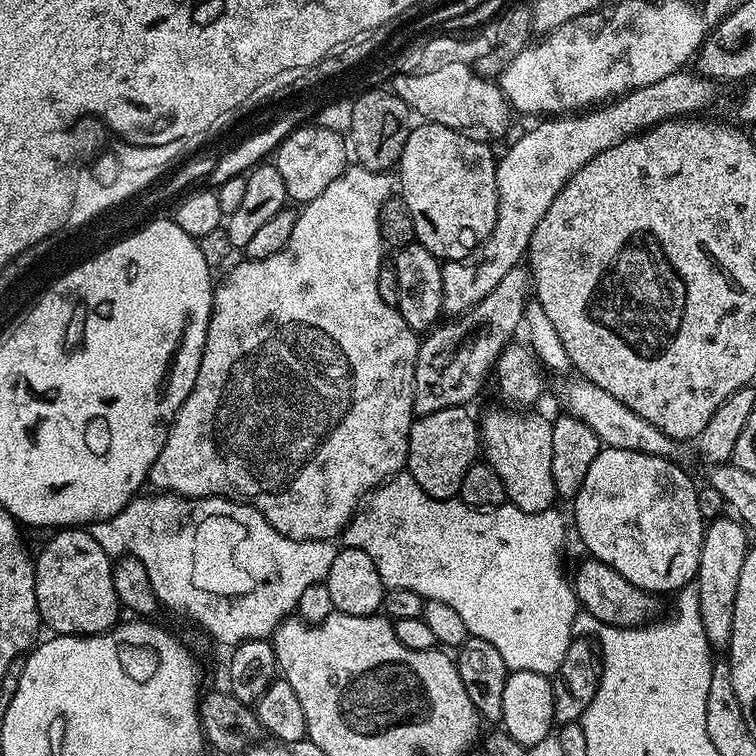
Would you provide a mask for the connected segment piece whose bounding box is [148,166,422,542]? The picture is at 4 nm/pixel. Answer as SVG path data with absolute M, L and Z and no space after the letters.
M359 166L345 168L341 176L334 178L334 182L318 194L318 198L299 209L294 234L290 234L290 242L286 242L278 254L257 260L241 259L241 264L234 265L225 274L224 281L215 285L198 378L194 378L194 386L186 402L182 402L172 419L166 446L162 446L162 454L158 454L150 470L148 480L156 487L153 489L179 496L218 496L251 504L263 514L266 522L270 522L270 526L274 526L274 530L278 530L278 534L286 538L332 542L339 532L341 535L351 524L365 497L407 465L408 435L414 419L414 370L422 340L408 325L406 318L402 318L399 308L382 302L382 294L378 294L382 271L380 211L382 202L386 202L394 192L394 180L390 177L388 172L371 172Z

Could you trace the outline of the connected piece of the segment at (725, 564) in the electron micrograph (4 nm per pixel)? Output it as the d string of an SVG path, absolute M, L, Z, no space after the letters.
M716 518L705 527L704 541L694 586L698 590L698 610L702 614L702 630L706 632L708 645L713 650L727 649L732 643L734 626L734 598L738 598L738 578L742 574L742 562L748 556L746 528L739 519Z

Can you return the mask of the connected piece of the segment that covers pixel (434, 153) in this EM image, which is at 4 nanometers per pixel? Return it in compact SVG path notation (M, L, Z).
M427 122L417 123L406 138L398 165L398 194L410 210L415 239L441 262L466 258L494 230L497 157L490 148L465 132Z

